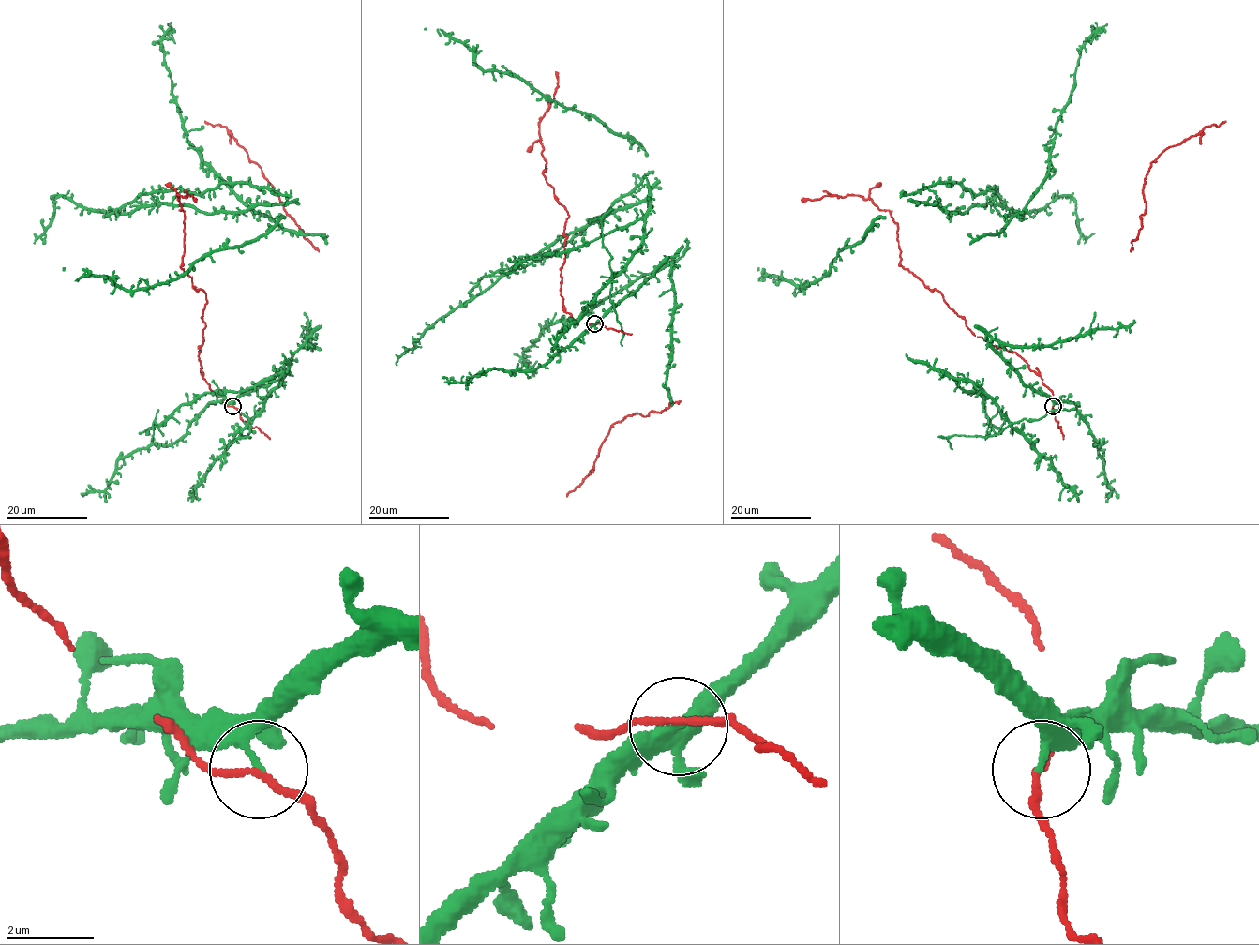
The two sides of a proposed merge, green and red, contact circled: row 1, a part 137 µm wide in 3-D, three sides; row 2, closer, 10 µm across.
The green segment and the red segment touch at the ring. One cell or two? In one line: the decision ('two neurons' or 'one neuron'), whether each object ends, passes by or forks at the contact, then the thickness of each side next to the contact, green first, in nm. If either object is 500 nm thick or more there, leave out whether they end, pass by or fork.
two neurons | green ends | red passes by | 220/140 nm

